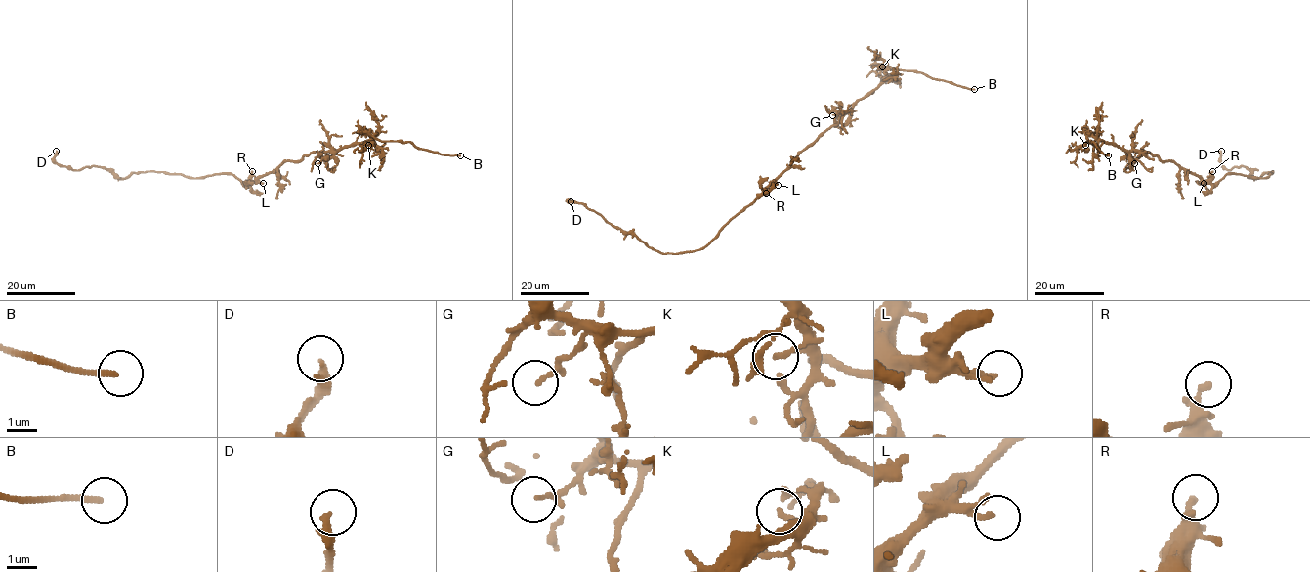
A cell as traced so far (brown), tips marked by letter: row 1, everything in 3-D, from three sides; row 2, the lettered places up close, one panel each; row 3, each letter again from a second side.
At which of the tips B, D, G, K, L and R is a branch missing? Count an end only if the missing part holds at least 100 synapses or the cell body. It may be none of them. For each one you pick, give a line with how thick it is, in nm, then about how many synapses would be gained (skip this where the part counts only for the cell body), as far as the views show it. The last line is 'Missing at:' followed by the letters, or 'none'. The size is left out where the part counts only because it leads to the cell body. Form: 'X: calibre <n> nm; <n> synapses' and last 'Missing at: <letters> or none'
B: calibre 200 nm
Missing at: B

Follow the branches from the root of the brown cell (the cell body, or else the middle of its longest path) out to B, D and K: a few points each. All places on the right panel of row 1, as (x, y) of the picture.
B: (1202, 179), (1173, 161), (1162, 160), (1149, 152), (1126, 152), (1094, 137), (1086, 137), (1108, 155)
D: (1202, 179), (1215, 185), (1229, 174), (1266, 178), (1273, 172), (1254, 178), (1246, 167), (1228, 170), (1221, 151)
K: (1202, 179), (1173, 161), (1162, 160), (1149, 152), (1126, 152), (1097, 140), (1085, 145)

